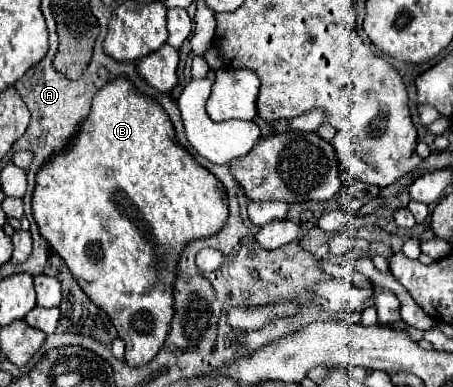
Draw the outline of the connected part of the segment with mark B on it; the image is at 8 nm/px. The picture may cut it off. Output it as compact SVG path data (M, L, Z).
M119 76L119 80L111 80L111 84L105 84L95 94L95 100L91 102L91 112L83 120L77 136L69 142L69 146L63 148L63 152L57 152L55 156L51 156L51 160L45 160L45 164L37 172L37 182L35 182L35 190L33 190L33 216L35 216L35 222L39 226L41 236L65 260L67 268L75 276L81 290L99 308L103 308L107 312L107 316L111 318L111 322L115 324L119 338L125 342L125 362L129 366L141 366L141 364L147 364L155 358L155 354L159 352L159 348L163 346L163 342L167 338L169 322L173 316L173 280L175 280L177 260L179 260L181 250L191 240L217 234L223 228L229 214L227 214L225 188L219 184L219 180L211 172L207 172L203 166L199 166L193 160L193 156L175 140L175 128L173 128L167 112L163 112L161 104L157 100L153 100L151 96L141 94L133 86L131 80L123 80L123 76Z

